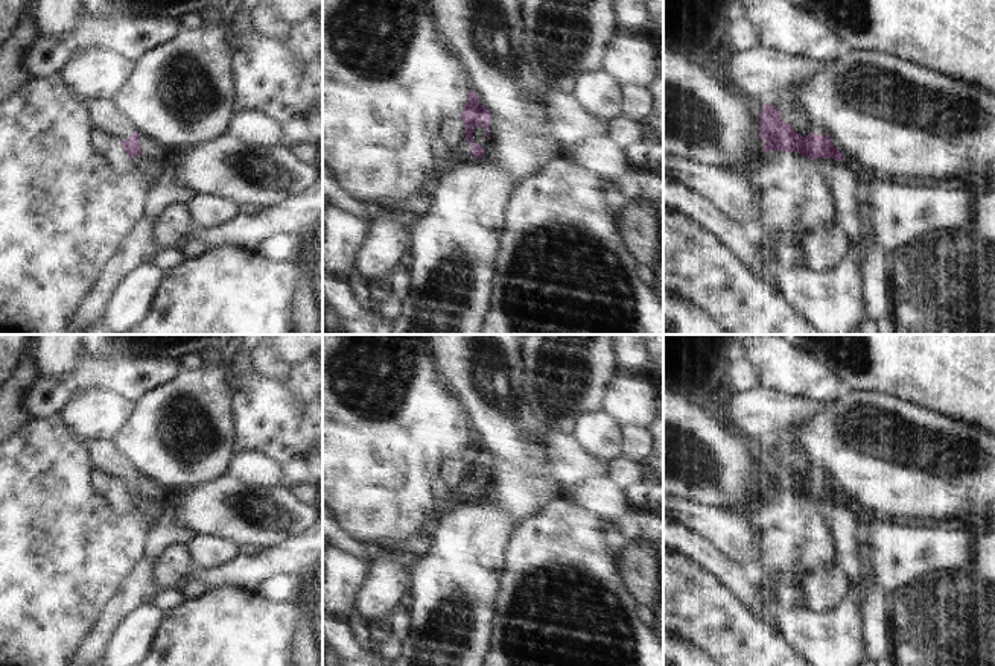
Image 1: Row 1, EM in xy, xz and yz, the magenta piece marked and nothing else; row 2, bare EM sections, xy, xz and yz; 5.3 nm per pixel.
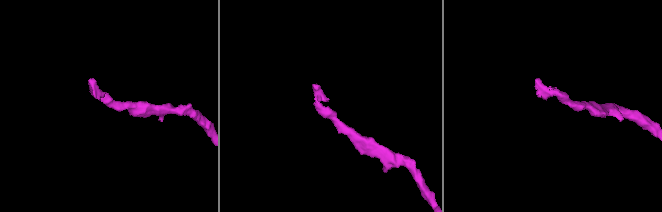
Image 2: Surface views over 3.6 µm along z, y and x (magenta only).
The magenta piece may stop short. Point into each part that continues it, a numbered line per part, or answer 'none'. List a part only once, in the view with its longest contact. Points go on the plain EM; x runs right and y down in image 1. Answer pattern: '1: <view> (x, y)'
1: xz (458, 493)

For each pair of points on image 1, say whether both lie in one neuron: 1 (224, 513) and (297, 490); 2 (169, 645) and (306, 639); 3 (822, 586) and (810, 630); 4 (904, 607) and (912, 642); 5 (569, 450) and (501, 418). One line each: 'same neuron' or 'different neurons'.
1: different neurons
2: different neurons
3: different neurons
4: same neuron
5: same neuron

